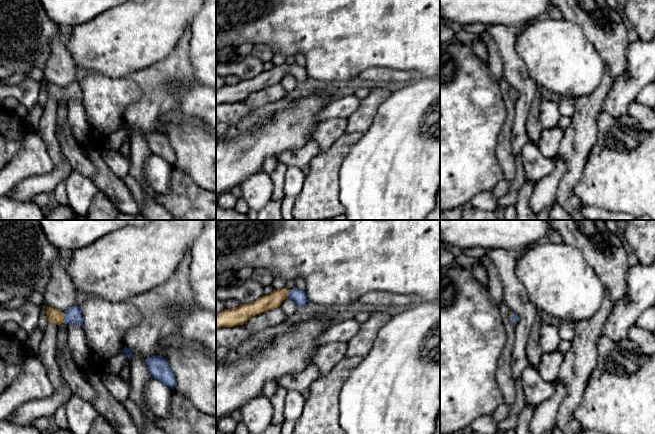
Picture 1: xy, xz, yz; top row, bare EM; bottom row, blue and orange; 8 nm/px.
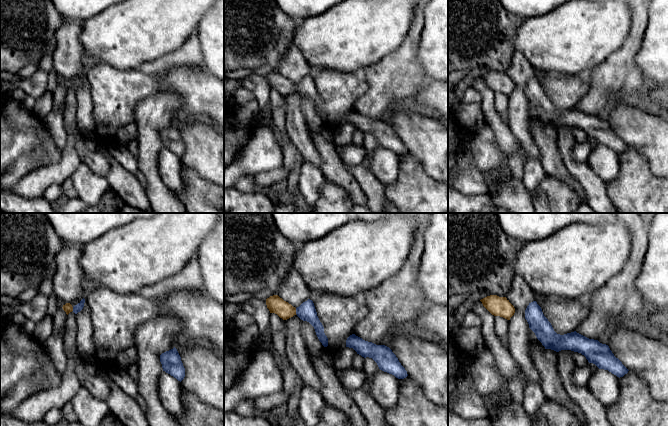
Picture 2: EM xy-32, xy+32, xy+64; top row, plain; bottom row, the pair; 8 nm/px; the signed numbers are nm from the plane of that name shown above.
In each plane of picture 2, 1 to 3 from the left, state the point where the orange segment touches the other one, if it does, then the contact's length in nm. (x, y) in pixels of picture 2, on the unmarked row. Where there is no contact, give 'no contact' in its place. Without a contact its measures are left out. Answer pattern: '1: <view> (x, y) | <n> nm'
1: xy-32 (73, 85) | 30 nm
2: xy+32 (296, 87) | 50 nm
3: no contact

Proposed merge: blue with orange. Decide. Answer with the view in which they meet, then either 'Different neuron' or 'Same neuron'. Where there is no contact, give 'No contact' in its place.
Touches blue in xy. Same neuron

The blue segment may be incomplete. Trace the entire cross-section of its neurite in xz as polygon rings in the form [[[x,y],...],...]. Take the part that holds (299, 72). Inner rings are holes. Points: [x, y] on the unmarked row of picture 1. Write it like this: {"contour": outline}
{"contour": [[[284,63],[274,66],[271,70],[263,71],[256,77],[241,80],[236,84],[225,85],[218,89],[216,91],[216,105],[243,101],[252,92],[280,83],[282,77],[287,73],[294,76],[298,84],[305,82],[309,78],[305,67],[299,66],[296,63],[292,65]]]}

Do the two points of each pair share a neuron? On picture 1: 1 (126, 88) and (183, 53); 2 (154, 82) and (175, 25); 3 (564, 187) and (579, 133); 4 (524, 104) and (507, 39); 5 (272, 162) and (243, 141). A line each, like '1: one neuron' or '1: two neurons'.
1: two neurons
2: two neurons
3: one neuron
4: one neuron
5: two neurons

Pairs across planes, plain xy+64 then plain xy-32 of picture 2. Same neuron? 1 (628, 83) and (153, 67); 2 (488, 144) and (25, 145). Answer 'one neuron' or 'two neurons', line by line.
1: one neuron
2: two neurons

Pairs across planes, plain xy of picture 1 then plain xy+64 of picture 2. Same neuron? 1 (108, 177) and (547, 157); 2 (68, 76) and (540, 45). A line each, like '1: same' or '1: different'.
1: same
2: different

